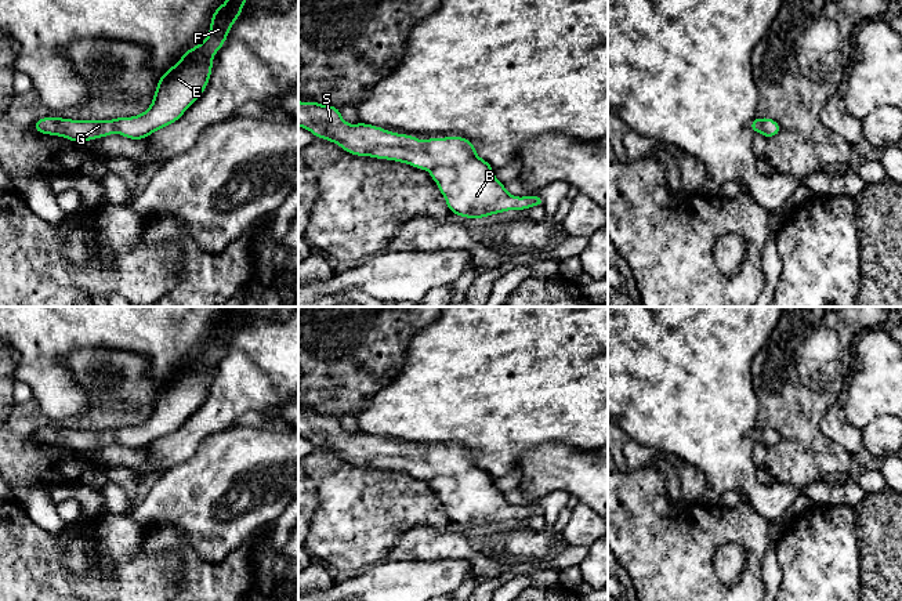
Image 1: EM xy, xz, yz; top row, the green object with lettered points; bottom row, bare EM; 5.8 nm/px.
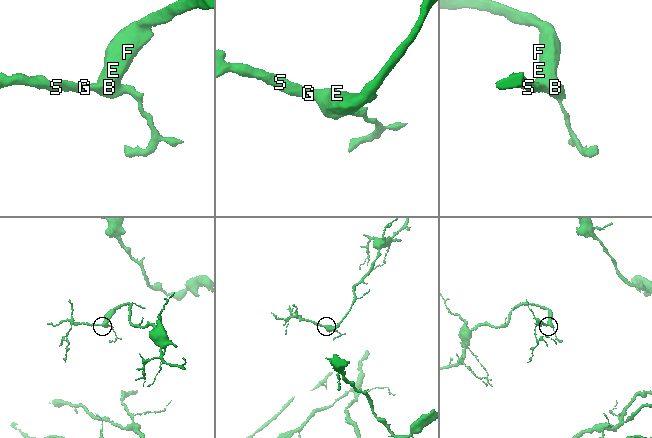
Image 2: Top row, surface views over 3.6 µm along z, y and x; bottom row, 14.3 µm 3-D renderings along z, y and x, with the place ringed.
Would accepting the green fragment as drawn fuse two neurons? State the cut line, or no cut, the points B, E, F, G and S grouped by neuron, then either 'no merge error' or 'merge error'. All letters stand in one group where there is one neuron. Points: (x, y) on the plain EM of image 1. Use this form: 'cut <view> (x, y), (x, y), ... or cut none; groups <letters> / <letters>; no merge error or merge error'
cut none; groups B E F G S; no merge error

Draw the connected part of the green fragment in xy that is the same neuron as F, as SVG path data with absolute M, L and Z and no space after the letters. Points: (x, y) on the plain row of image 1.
M228 307L213 322L207 348L184 362L182 368L160 385L153 410L144 423L112 430L43 427L35 431L35 439L75 452L91 450L115 442L130 449L142 449L177 431L206 399L213 368L224 355L229 338L239 327L247 308Z

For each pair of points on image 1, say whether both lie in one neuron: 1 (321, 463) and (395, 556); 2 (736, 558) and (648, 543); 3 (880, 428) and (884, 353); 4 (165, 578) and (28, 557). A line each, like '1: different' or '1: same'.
1: different
2: different
3: different
4: same

